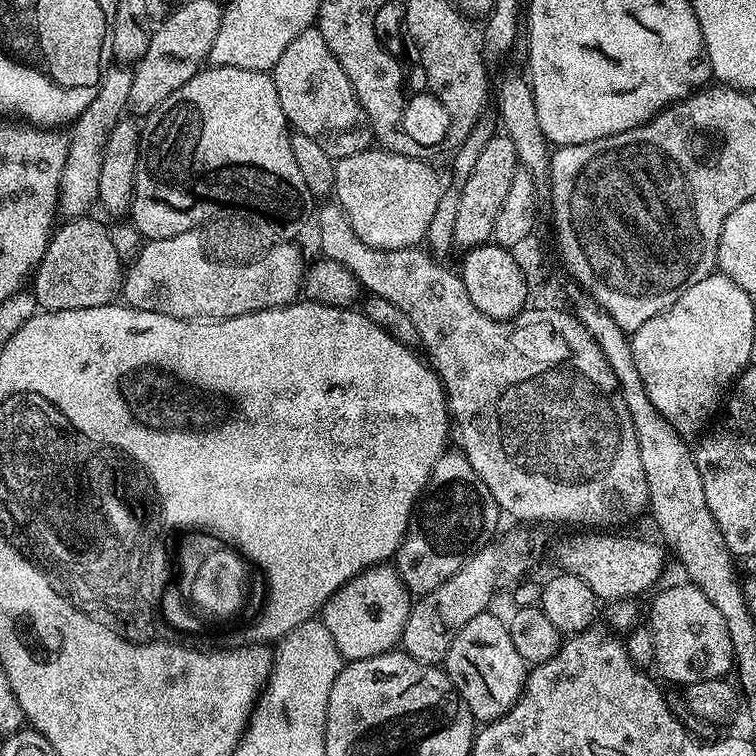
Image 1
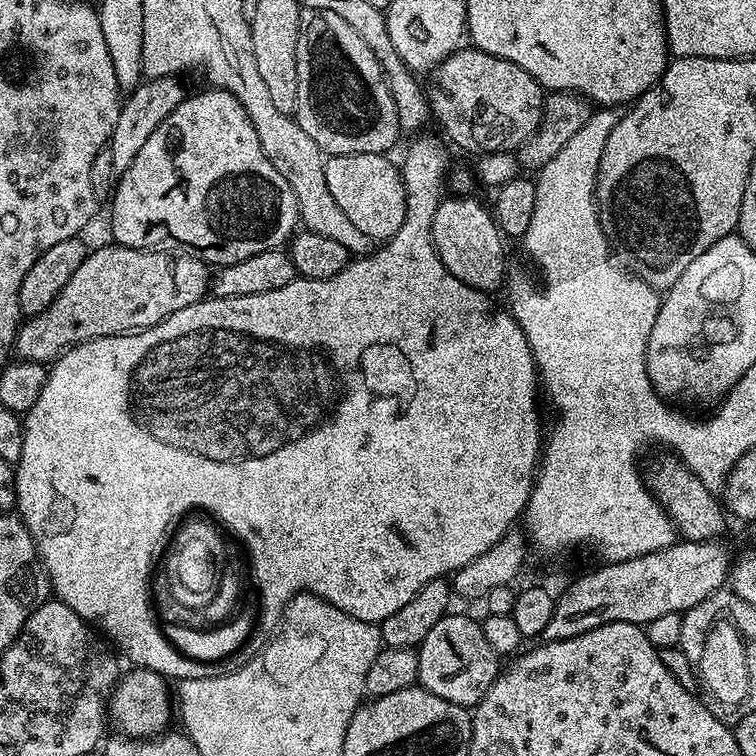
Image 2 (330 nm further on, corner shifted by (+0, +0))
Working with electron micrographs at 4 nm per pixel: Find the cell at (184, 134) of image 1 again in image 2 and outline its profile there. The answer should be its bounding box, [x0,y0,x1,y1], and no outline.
[110,87,298,266]

